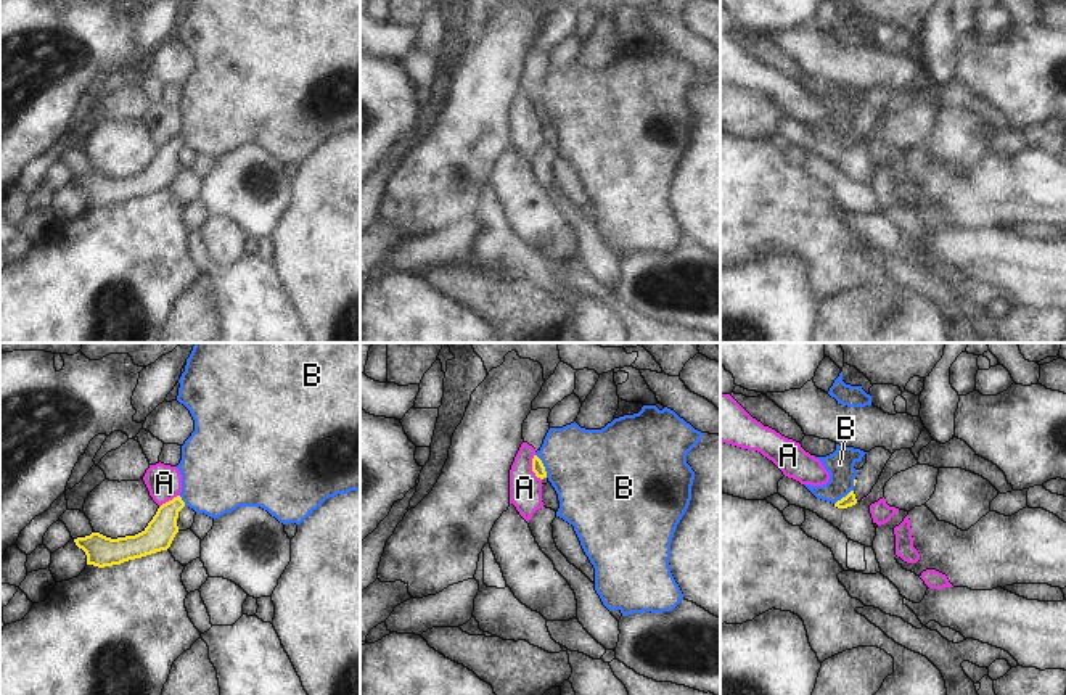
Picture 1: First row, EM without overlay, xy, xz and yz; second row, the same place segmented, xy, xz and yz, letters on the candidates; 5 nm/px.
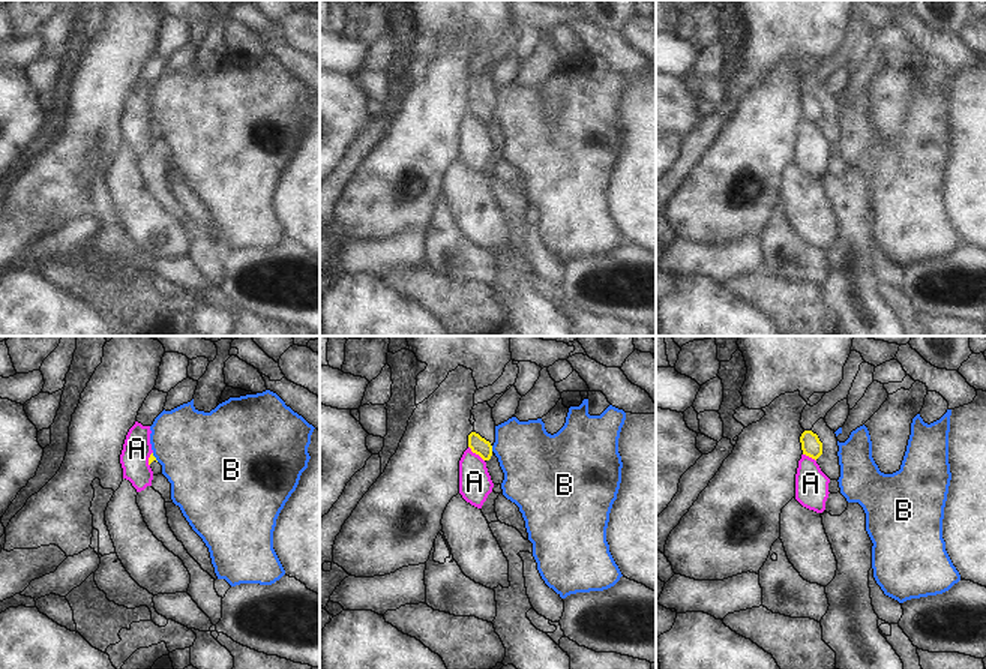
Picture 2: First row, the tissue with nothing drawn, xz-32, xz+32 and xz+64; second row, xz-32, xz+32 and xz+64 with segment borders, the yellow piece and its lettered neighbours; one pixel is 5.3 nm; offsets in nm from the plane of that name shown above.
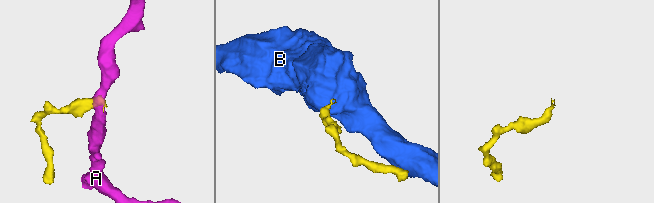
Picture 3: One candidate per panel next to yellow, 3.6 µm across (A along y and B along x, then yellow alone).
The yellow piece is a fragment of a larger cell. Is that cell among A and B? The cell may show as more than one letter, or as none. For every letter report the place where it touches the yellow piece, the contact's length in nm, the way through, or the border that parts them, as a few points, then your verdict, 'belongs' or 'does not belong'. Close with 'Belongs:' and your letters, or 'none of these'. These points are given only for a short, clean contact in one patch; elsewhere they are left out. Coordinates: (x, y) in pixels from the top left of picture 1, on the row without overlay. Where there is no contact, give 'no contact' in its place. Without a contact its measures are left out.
A: meets yellow in xz at (532, 106); contact 140 nm long; border along xz (534, 94), (532, 111), (541, 119); does not belong
B: meets yellow in xz at (542, 105); contact 130 nm long; border along xz (536, 94), (547, 116); does not belong
Belongs: none of these

